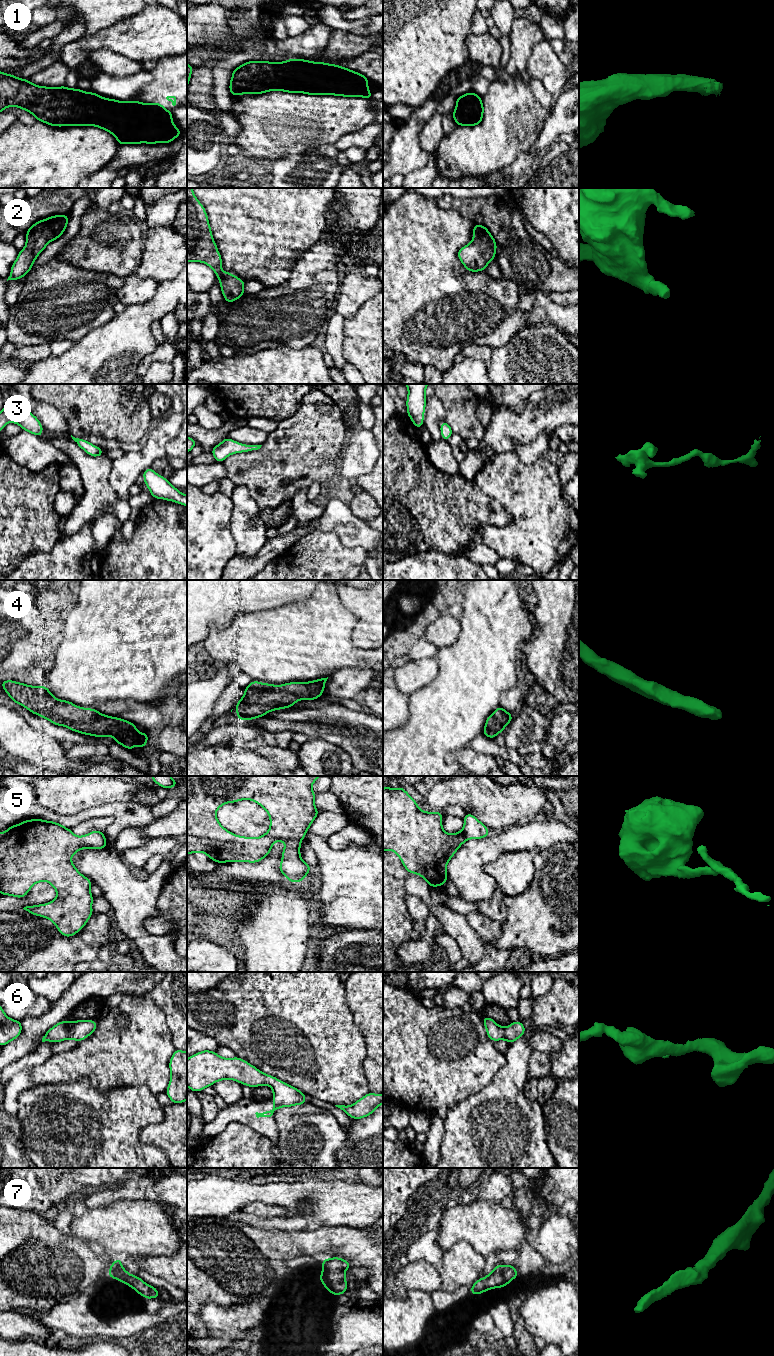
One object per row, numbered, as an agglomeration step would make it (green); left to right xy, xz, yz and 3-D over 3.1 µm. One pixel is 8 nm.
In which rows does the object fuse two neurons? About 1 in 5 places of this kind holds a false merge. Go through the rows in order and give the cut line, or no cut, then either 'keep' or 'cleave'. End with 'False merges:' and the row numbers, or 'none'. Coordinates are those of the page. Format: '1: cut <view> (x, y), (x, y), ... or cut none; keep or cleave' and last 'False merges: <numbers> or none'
1: cut none; keep
2: cut none; keep
3: cut none; keep
4: cut none; keep
5: cut none; keep
6: cut none; keep
7: cut none; keep
False merges: none

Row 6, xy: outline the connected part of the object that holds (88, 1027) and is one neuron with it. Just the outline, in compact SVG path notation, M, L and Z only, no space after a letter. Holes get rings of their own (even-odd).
M66 1019L50 1028L42 1038L42 1042L61 1042L67 1039L82 1041L94 1033L97 1028L96 1020L76 1020L67 1022Z

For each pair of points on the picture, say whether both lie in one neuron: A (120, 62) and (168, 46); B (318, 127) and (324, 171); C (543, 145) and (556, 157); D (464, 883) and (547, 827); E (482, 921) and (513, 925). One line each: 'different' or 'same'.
A: different
B: different
C: different
D: same
E: different

